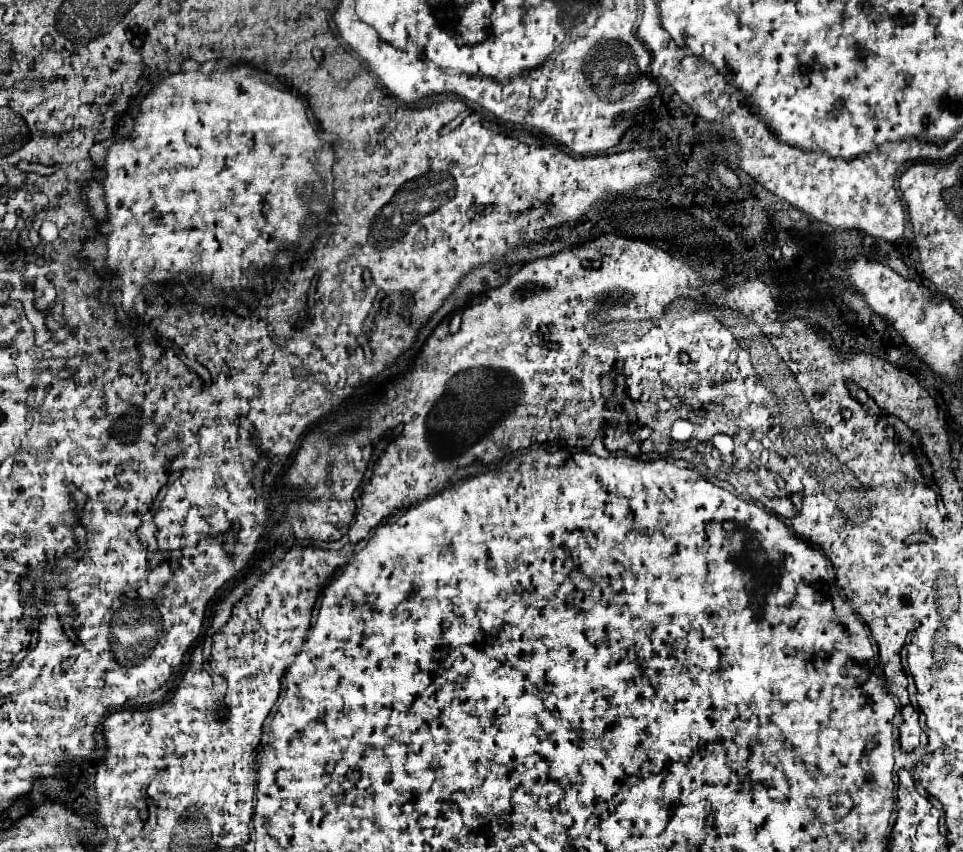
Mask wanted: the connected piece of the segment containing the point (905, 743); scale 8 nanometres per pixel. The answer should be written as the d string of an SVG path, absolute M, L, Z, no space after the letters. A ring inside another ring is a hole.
M909 705L908 708L902 707L901 709L902 714L902 723L899 727L899 738L900 747L905 752L911 752L909 750L914 750L921 746L921 738L923 741L928 741L928 735L925 734L921 728L919 727L919 712ZM904 710L904 711L903 711Z

